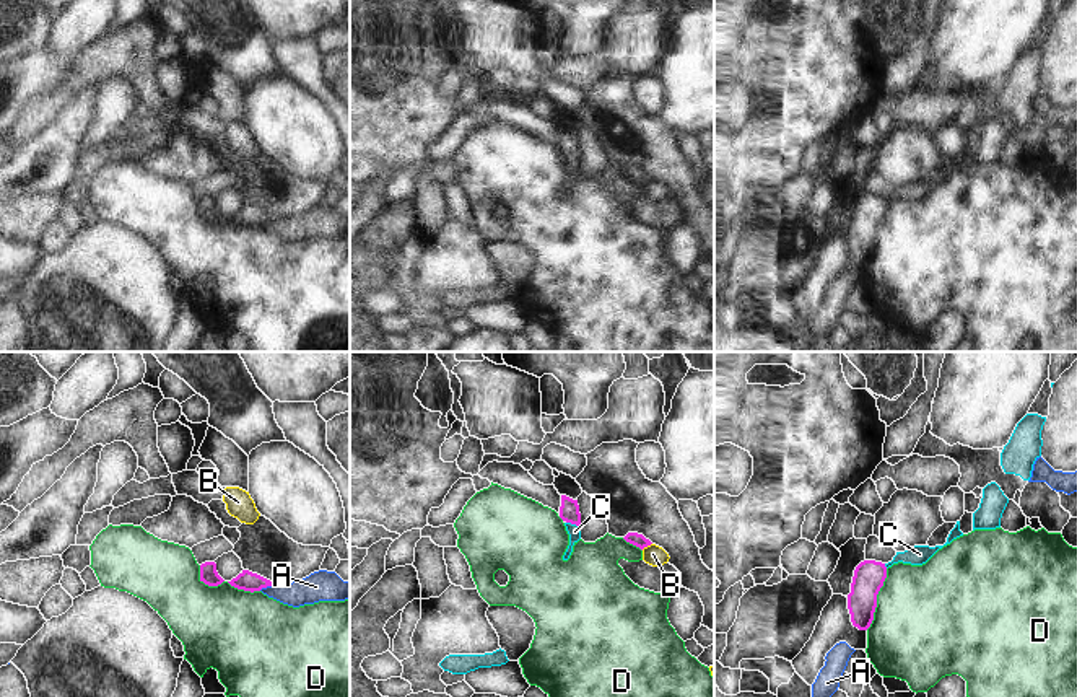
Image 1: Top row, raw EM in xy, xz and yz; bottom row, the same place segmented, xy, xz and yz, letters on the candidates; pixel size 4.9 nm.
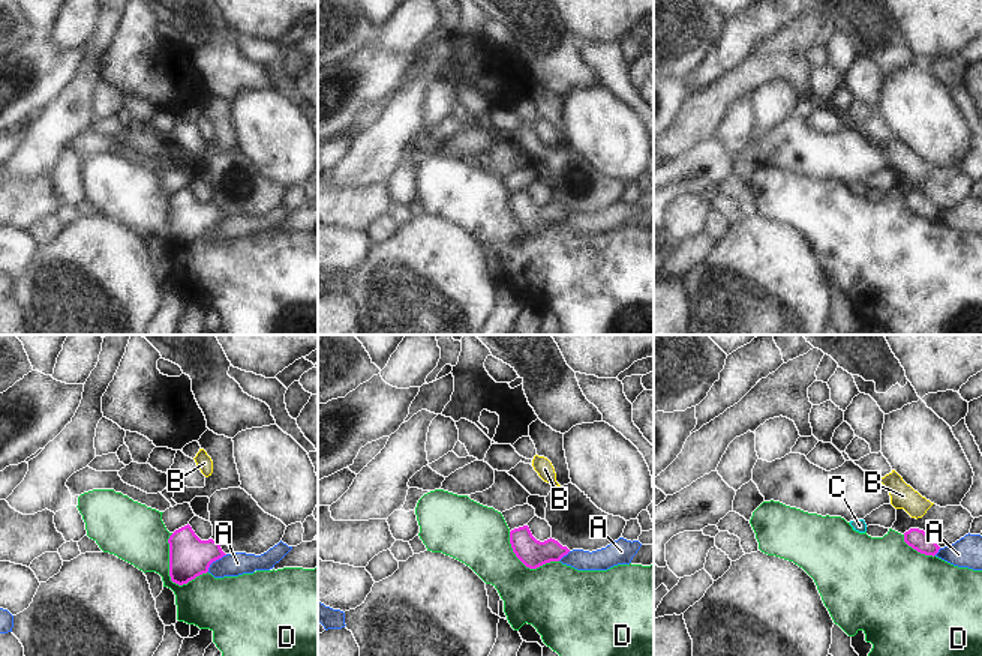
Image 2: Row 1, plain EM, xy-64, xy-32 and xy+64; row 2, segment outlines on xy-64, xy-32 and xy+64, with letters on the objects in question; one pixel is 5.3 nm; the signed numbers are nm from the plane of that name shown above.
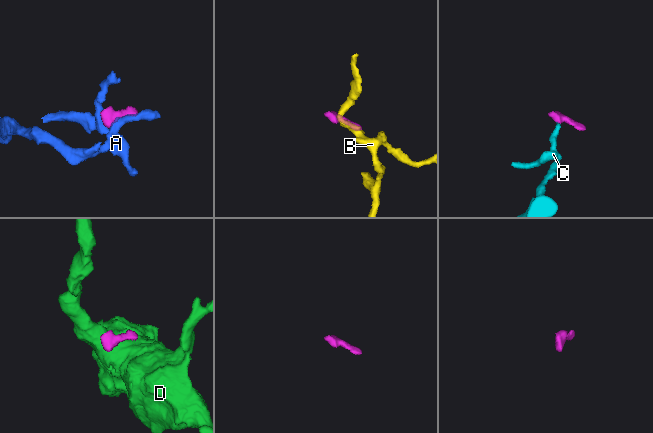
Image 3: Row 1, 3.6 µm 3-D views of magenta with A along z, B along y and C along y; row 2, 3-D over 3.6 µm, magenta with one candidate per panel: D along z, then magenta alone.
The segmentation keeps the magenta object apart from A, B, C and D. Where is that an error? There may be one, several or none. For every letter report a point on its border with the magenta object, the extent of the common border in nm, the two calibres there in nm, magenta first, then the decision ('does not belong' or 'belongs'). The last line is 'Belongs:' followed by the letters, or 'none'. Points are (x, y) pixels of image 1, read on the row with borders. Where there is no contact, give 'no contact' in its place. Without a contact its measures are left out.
A: meets magenta in xy at (267, 585); contact 90 nm long; 100 nm thick on the magenta side, 140 nm on the other; does not belong
B: meets magenta in xz at (646, 546); contact 70 nm long; 70 nm thick on the magenta side, 100 nm on the other; does not belong
C: meets magenta in xz at (573, 523); contact 70 nm long; 100 nm thick on the magenta side, 60 nm on the other; belongs
D: meets magenta in yz at (876, 600); contact 320 nm long; 160 nm thick on the magenta side, 480 nm on the other; does not belong
Belongs: C

